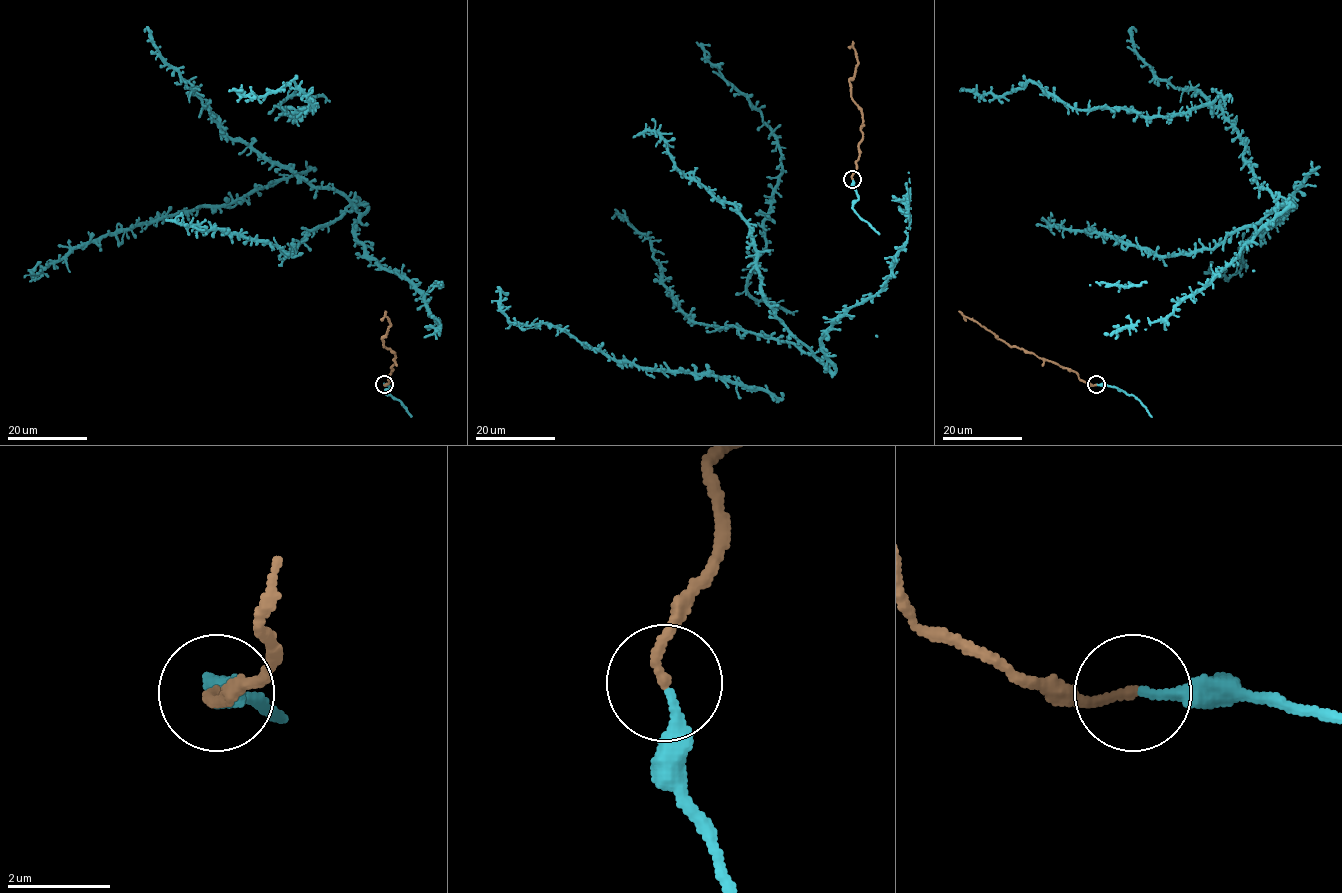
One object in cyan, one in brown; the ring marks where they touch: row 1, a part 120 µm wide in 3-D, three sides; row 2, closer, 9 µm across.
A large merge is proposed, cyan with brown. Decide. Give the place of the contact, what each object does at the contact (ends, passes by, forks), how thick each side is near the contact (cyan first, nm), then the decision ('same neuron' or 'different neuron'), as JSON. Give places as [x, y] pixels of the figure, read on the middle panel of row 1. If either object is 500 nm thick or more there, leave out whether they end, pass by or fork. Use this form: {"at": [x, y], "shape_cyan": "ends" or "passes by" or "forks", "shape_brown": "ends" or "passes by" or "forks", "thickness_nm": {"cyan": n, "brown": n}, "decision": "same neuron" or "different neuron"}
{"at": [852, 179], "shape_cyan": "ends", "shape_brown": "ends", "thickness_nm": {"cyan": 200, "brown": 170}, "decision": "same neuron"}

